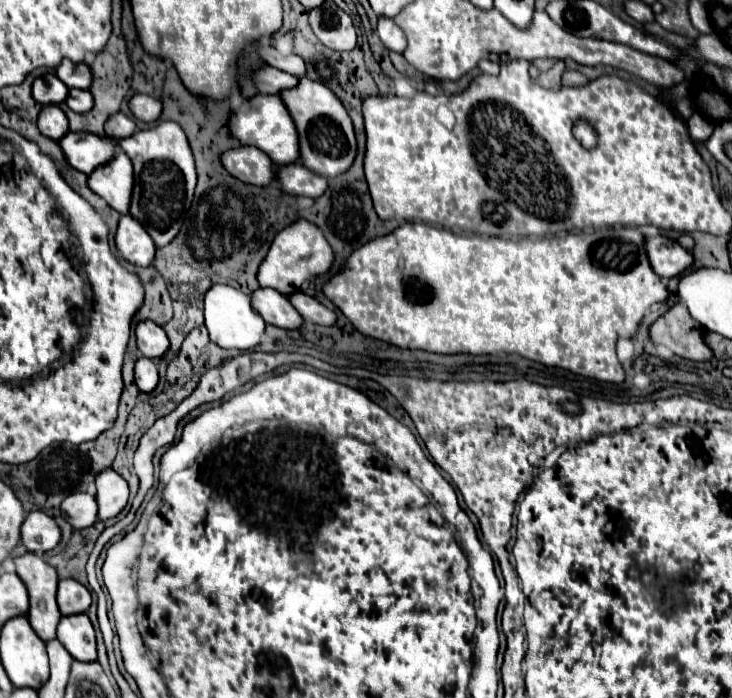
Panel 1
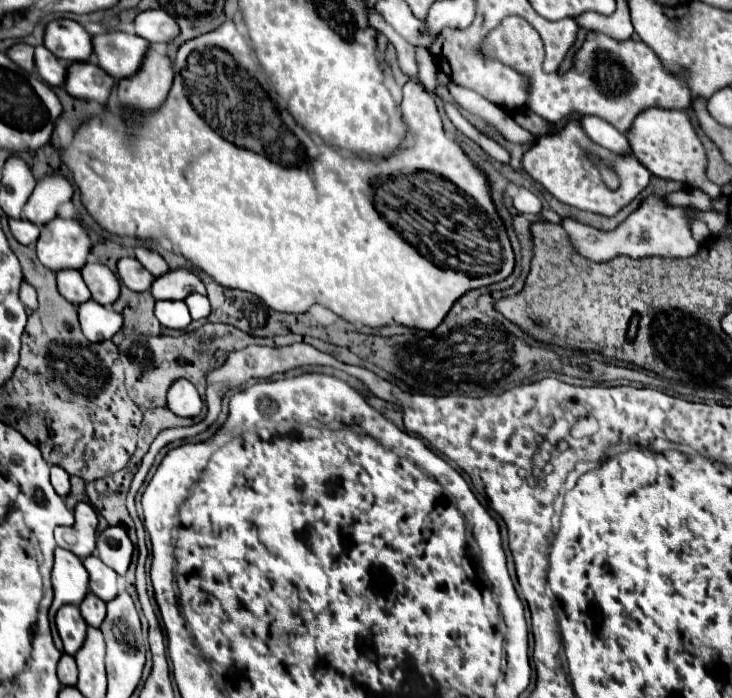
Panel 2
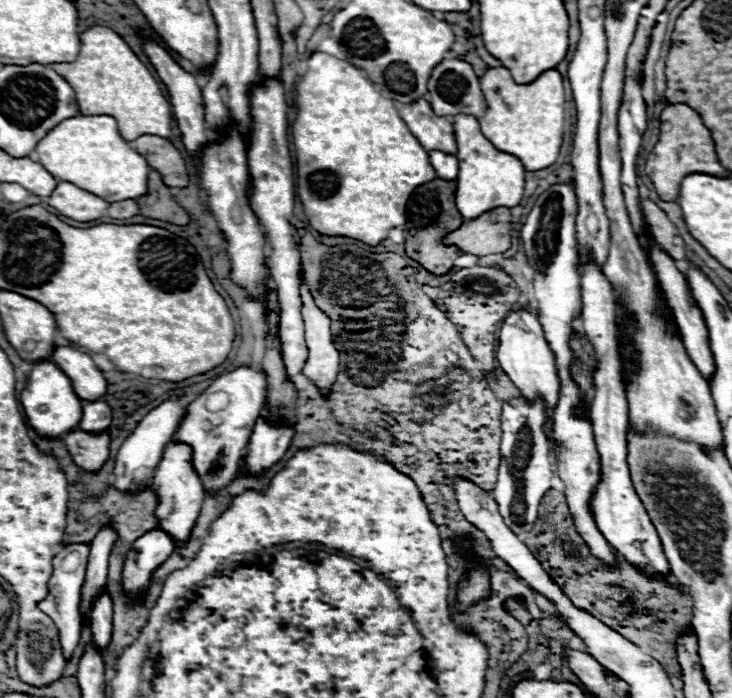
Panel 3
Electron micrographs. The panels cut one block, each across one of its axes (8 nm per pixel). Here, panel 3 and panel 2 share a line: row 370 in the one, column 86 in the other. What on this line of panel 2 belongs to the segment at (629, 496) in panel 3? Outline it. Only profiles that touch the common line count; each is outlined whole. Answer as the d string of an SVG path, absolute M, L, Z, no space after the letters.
M86 594L86 598L84 598L82 604L80 604L80 612L82 612L84 620L86 620L90 626L98 628L98 626L104 622L104 618L106 618L106 604L104 604L98 596Z

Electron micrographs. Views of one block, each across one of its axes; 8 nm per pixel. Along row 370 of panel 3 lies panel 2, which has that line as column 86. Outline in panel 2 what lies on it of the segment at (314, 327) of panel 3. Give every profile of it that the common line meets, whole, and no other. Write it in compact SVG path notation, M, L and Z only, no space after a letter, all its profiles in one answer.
M94 300L80 304L78 314L82 332L90 342L110 340L122 328L122 316L110 306L100 306Z

